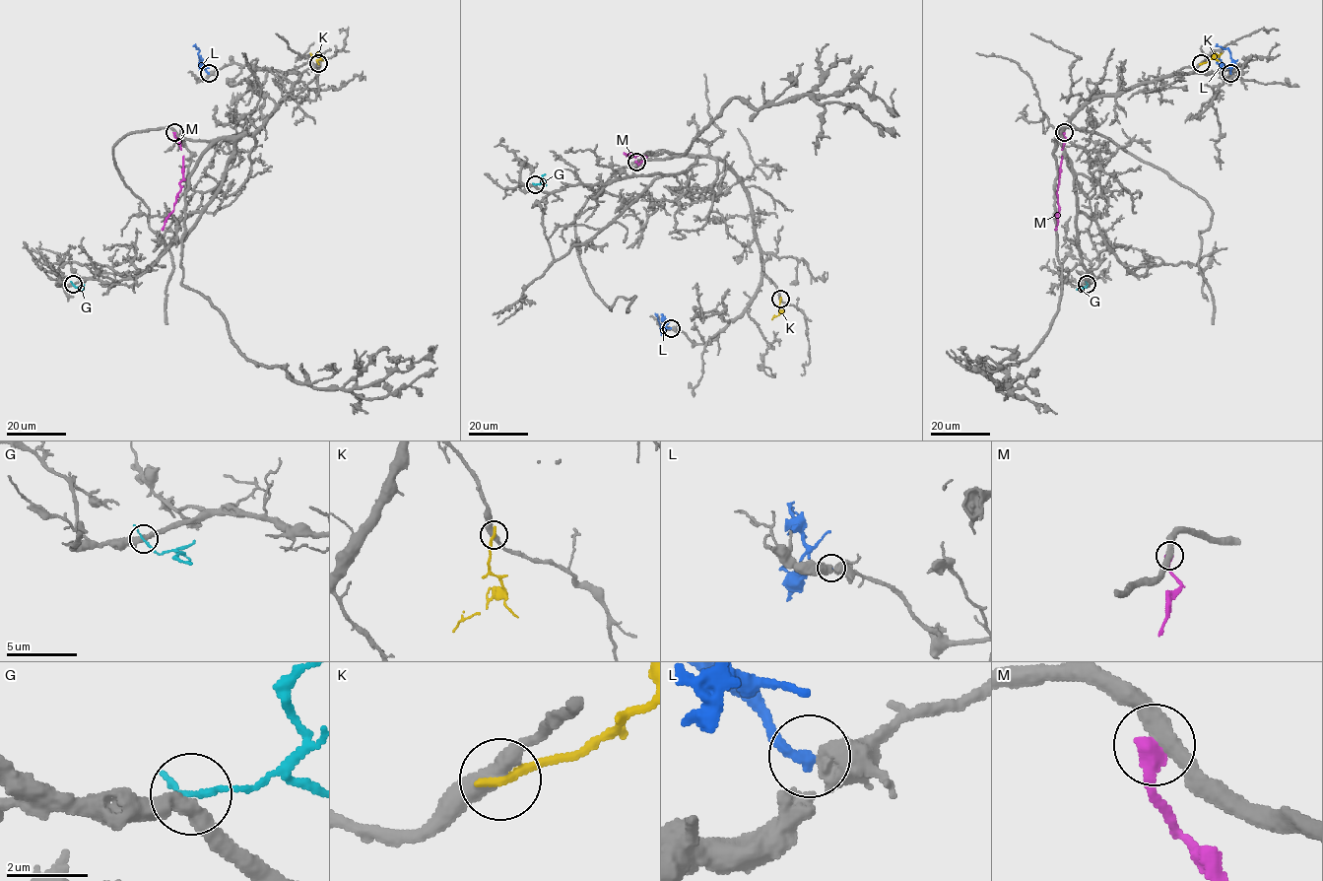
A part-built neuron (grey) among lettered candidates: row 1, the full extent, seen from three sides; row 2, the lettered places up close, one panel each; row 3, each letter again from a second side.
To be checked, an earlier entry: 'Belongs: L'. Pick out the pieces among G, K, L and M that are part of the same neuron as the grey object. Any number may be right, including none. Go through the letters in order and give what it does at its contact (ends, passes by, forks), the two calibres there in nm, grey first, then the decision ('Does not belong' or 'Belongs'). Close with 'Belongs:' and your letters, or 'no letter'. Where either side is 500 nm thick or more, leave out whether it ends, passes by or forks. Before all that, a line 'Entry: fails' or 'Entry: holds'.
Entry: holds
G: It passes by. Thickness 400 nm (grey) against 110 nm. Does not belong
K: It ends there. Thickness 400 nm (grey) against 260 nm. Does not belong
L: It ends there. Thickness 440 nm (grey) against 280 nm. Belongs
M: It ends there. Thickness 420 nm (grey) against 440 nm. Does not belong
Belongs: L

